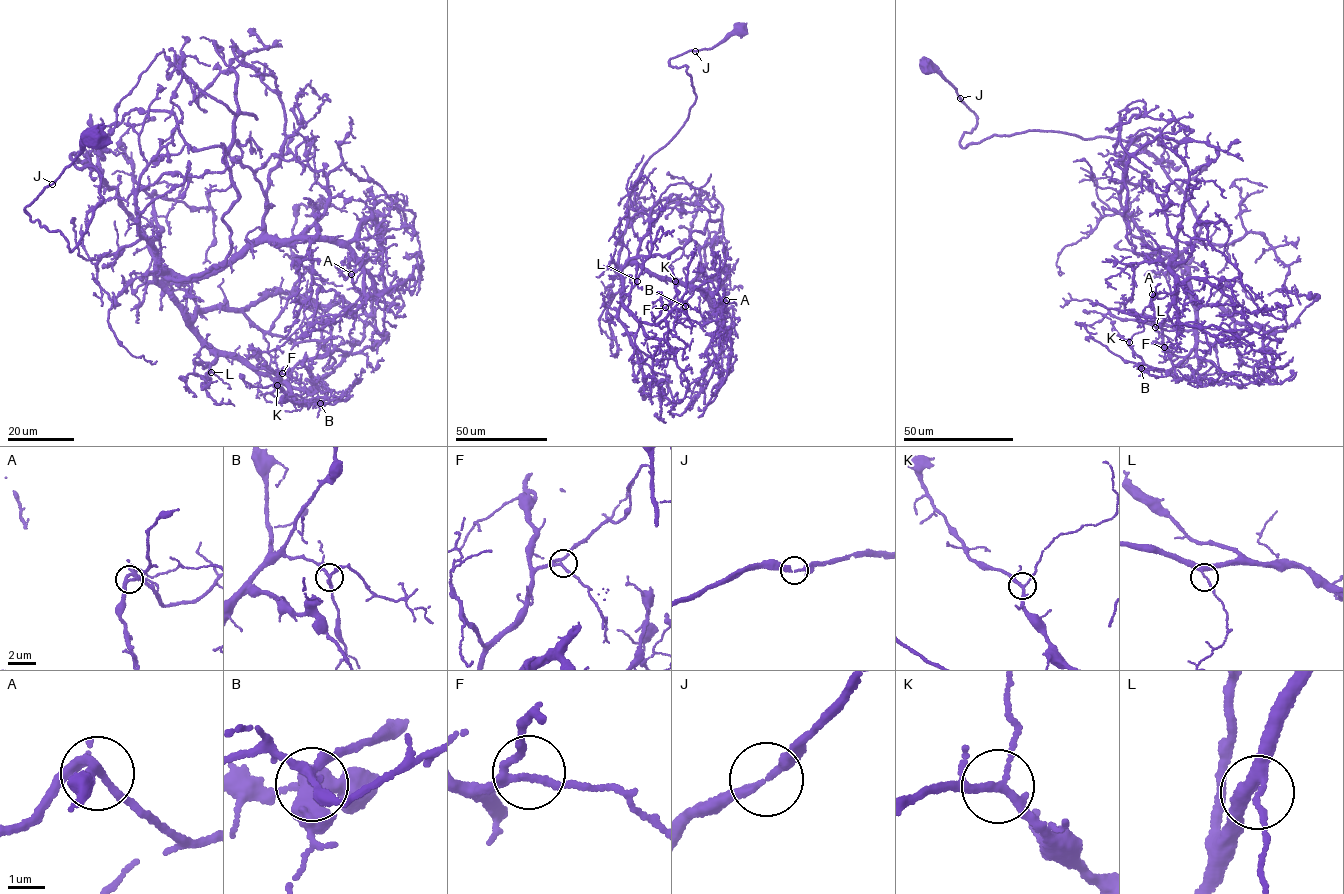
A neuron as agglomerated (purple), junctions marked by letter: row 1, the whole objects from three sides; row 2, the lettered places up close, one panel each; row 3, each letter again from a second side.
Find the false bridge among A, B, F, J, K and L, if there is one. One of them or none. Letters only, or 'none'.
none

